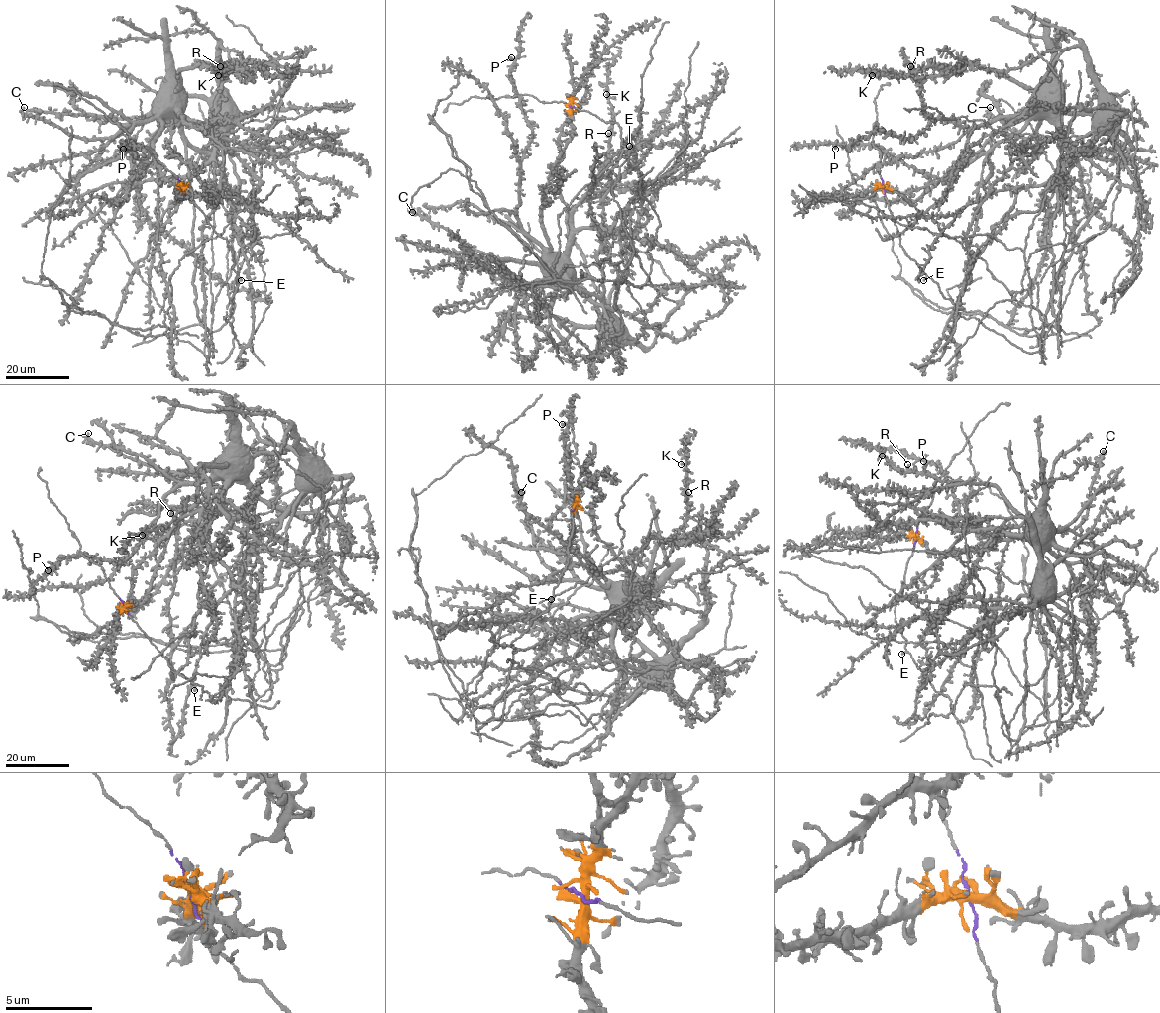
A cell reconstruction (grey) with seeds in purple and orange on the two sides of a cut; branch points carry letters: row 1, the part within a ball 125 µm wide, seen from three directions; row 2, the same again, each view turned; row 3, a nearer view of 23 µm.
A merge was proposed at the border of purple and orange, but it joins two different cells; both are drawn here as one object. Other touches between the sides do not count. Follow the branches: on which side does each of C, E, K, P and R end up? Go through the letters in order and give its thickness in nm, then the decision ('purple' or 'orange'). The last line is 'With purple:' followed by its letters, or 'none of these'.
C: 240 nm thick; orange
E: 320 nm thick; purple
K: 200 nm thick; orange
P: 360 nm thick; orange
R: 320 nm thick; orange
With purple: E

